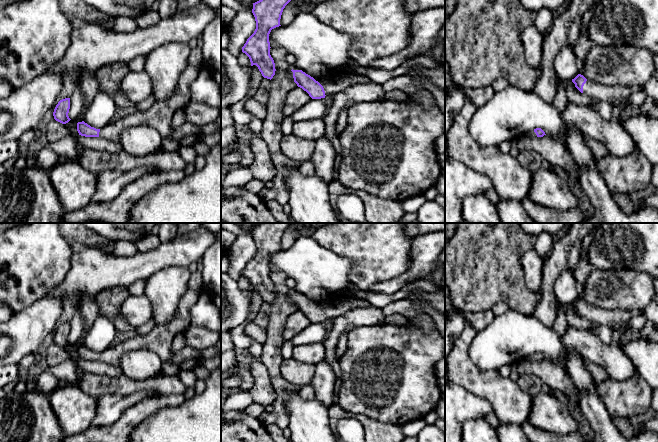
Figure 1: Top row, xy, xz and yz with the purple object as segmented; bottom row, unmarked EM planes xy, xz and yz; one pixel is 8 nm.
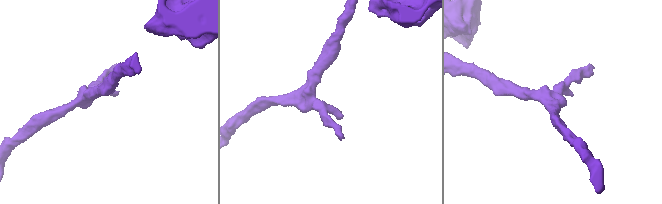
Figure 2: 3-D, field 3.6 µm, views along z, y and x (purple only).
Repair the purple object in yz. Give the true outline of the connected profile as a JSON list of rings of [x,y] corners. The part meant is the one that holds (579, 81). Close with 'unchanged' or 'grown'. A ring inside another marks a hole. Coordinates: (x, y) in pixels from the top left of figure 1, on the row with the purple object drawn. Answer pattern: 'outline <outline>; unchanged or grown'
outline [[[578,74],[572,82],[575,87],[589,97],[605,101],[612,107],[620,105],[622,108],[628,104],[628,98],[635,92],[640,91],[639,87],[606,86],[597,82],[588,81],[583,75]]]; grown

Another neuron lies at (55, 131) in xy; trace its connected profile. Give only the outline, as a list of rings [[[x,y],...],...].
[[[53,119],[46,129],[46,141],[47,142],[57,142],[65,136],[69,136],[70,131],[67,129],[65,124],[62,124],[55,119]]]

